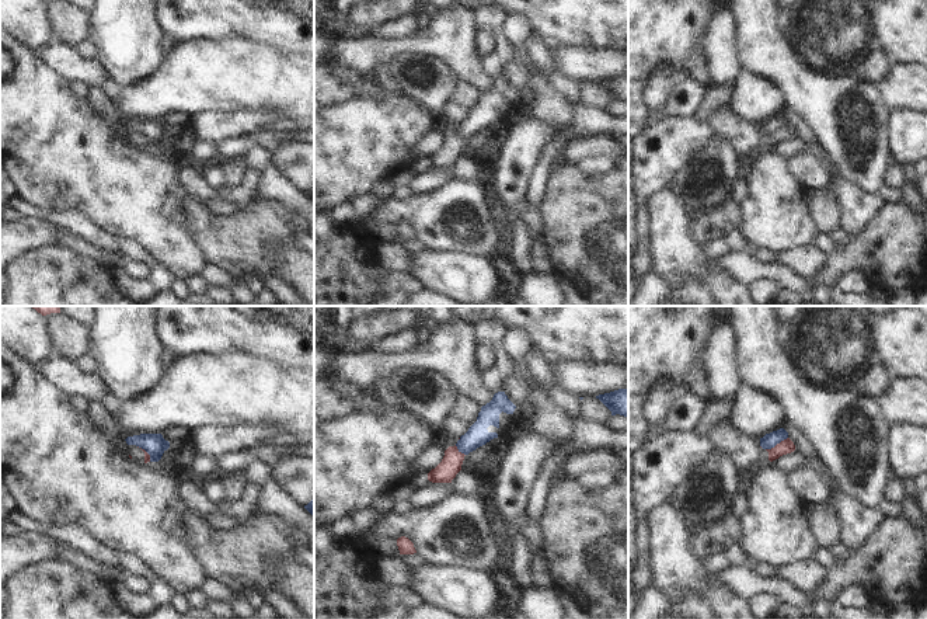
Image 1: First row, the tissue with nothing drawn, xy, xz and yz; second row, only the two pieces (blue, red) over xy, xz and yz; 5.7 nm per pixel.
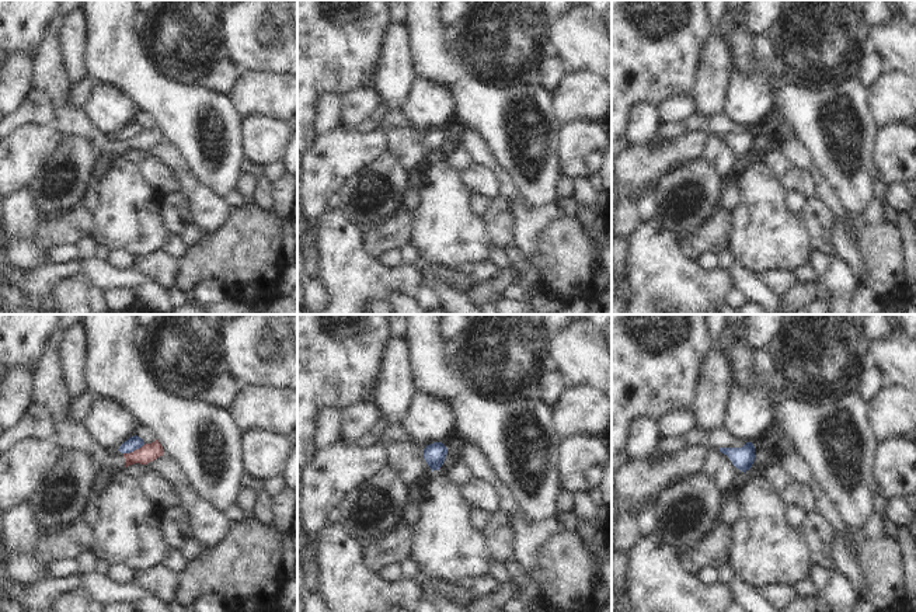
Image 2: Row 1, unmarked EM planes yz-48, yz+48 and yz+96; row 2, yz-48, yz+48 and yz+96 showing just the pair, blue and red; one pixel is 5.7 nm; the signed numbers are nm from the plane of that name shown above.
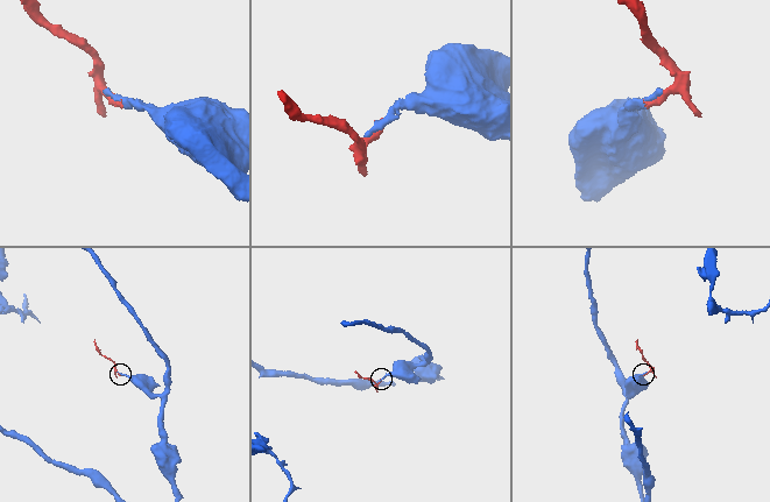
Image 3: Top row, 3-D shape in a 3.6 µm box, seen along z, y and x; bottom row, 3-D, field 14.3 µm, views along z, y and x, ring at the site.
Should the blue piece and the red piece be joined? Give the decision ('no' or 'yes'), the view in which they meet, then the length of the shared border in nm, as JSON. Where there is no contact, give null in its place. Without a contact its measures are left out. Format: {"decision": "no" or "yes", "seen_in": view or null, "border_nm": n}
{"decision": "no", "seen_in": "yz", "border_nm": 150}

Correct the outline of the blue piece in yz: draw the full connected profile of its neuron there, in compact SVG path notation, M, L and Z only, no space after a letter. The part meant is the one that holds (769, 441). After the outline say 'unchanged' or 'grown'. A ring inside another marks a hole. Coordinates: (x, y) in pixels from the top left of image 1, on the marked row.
M780 428L777 431L766 434L763 438L760 438L760 446L763 449L771 449L787 438L788 438L788 432L784 428Z; unchanged

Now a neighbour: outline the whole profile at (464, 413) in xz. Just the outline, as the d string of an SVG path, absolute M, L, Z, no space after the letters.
M459 396L450 414L439 428L439 442L445 448L442 462L428 473L428 480L432 483L452 483L456 474L461 470L464 453L456 444L461 435L477 421L481 404L468 396Z

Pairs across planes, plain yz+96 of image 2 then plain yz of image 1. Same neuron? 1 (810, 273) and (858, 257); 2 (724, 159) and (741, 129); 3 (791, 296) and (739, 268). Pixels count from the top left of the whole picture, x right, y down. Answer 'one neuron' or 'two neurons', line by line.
1: two neurons
2: one neuron
3: two neurons

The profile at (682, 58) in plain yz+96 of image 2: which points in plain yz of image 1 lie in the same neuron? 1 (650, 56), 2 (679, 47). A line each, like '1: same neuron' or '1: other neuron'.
1: same neuron
2: same neuron

